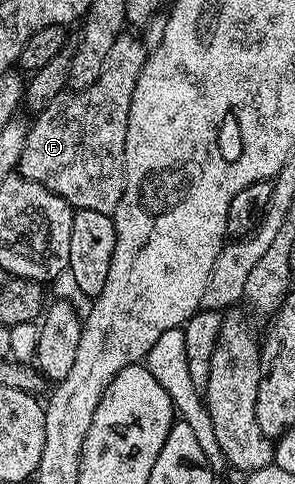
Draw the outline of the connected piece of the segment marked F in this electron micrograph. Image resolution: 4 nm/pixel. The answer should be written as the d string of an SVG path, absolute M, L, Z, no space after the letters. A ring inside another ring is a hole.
M120 36L108 51L100 76L88 88L63 92L56 96L48 108L40 112L29 123L24 152L18 161L17 173L21 177L39 182L53 194L59 194L75 210L91 210L113 215L120 204L120 196L126 183L126 161L124 144L128 136L128 112L132 104L132 88L146 63L148 46L138 38Z

